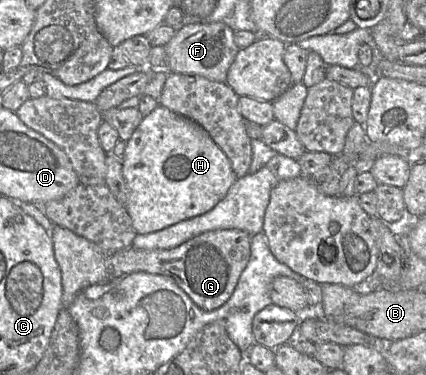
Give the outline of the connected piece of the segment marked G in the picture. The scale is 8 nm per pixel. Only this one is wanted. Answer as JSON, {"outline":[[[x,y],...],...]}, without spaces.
{"outline":[[[61,226],[54,227],[51,237],[54,256],[61,270],[63,308],[67,309],[76,296],[90,286],[116,282],[135,272],[146,272],[173,279],[204,311],[221,307],[233,294],[249,261],[252,238],[241,230],[215,230],[168,250],[137,250],[130,246],[118,251],[106,251]]]}

